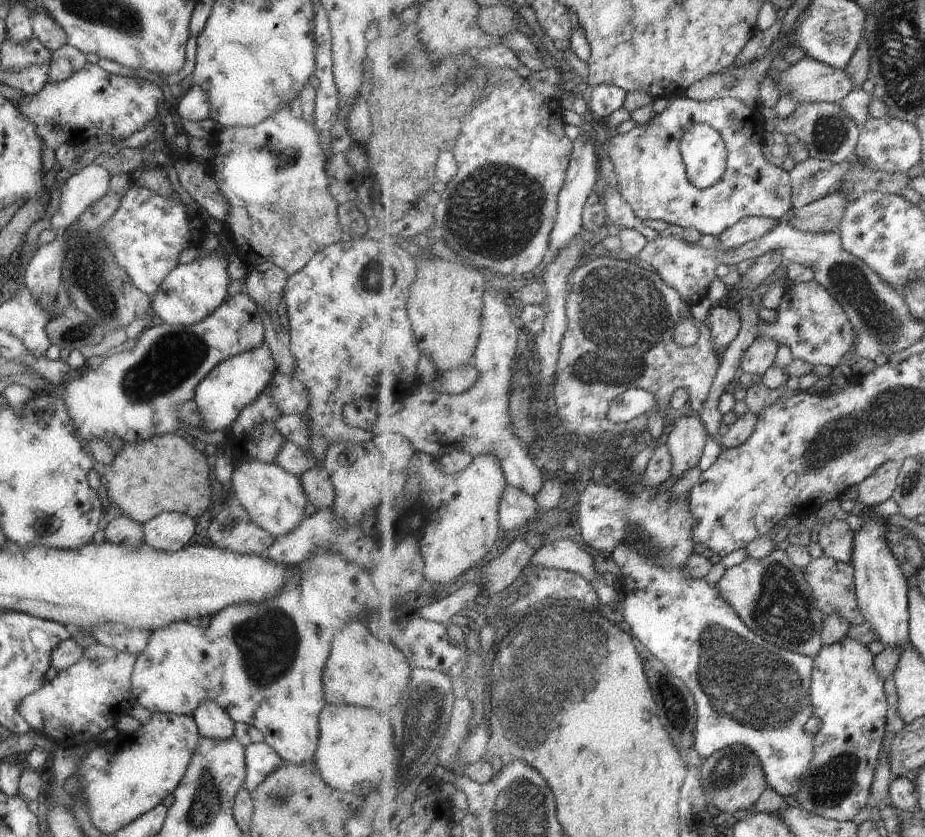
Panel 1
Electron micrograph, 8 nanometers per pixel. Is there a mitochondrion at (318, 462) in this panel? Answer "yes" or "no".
no

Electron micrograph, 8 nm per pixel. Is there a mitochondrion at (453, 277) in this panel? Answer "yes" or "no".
no

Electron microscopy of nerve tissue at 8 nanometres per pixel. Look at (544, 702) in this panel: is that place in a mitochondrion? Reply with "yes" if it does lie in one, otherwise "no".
yes

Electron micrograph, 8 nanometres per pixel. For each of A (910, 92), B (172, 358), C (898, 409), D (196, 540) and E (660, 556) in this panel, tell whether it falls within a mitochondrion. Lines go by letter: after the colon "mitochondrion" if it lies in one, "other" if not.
A: mitochondrion
B: mitochondrion
C: mitochondrion
D: other
E: mitochondrion

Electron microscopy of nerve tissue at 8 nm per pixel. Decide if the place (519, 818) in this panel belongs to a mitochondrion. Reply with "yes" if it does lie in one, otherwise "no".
yes

